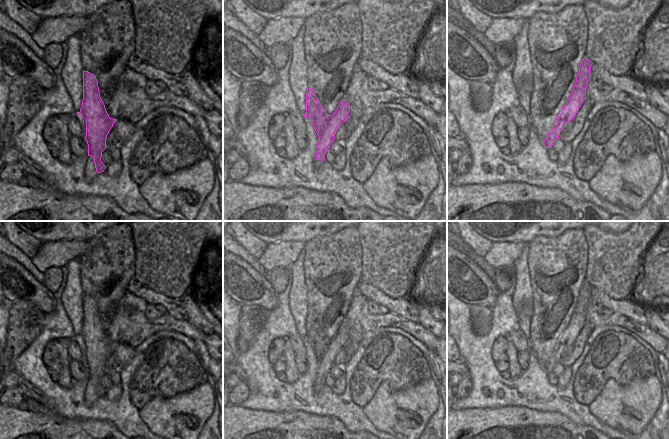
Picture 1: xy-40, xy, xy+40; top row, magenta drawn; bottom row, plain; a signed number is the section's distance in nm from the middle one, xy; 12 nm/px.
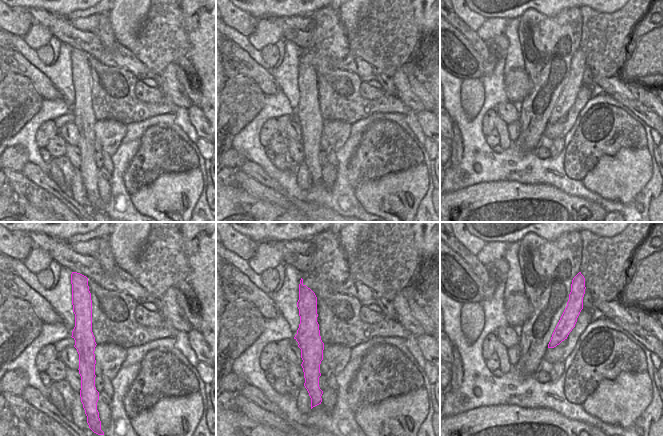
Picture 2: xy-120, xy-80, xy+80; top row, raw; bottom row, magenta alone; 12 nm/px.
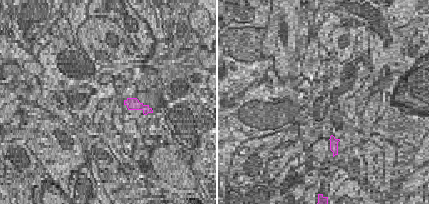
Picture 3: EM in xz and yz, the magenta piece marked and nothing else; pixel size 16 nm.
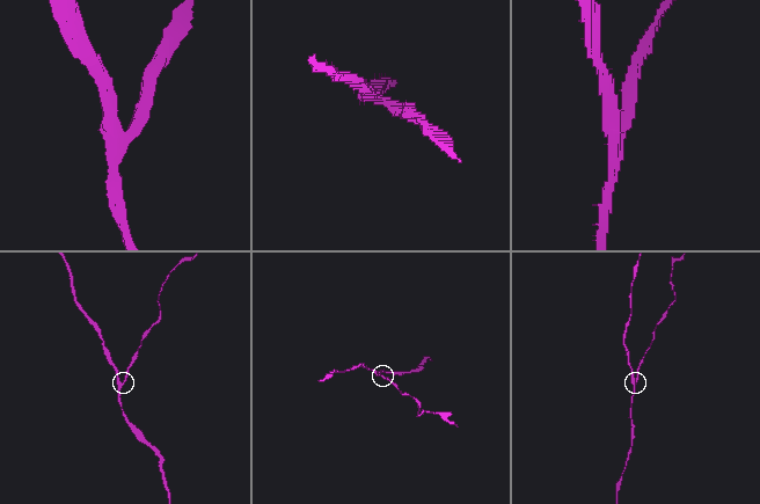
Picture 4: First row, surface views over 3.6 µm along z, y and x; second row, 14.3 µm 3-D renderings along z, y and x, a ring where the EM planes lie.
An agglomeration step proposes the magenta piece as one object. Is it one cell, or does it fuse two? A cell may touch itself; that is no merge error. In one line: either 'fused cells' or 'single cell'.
fused cells

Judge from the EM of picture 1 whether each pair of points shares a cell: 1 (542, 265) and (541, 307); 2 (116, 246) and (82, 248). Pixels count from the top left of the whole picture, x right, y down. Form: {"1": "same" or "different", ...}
{"1": "same", "2": "different"}

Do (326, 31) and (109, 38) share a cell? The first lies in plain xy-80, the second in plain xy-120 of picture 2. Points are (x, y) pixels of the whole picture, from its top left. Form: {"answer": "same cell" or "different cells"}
{"answer": "same cell"}

